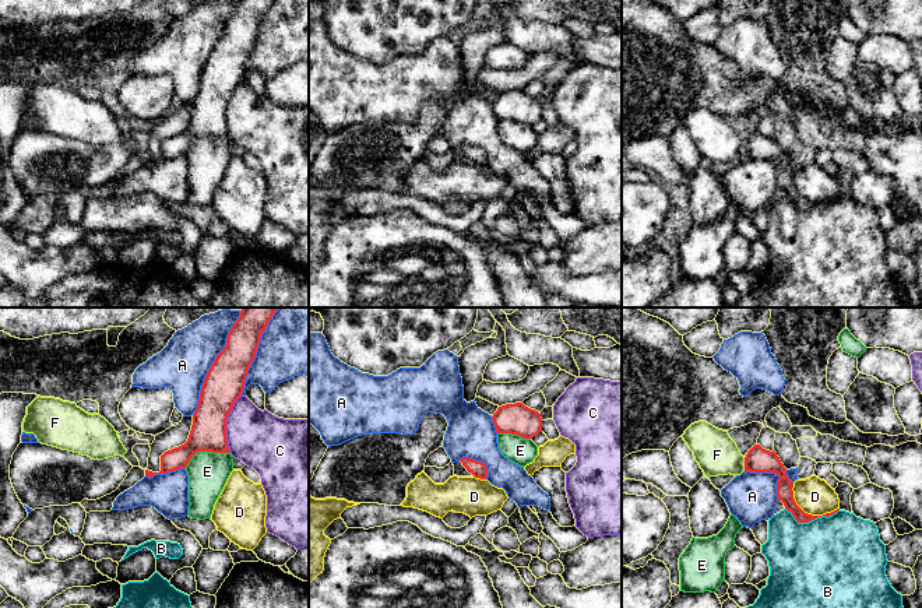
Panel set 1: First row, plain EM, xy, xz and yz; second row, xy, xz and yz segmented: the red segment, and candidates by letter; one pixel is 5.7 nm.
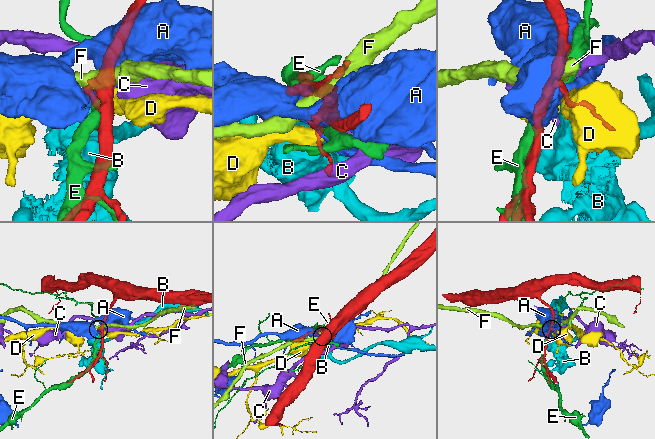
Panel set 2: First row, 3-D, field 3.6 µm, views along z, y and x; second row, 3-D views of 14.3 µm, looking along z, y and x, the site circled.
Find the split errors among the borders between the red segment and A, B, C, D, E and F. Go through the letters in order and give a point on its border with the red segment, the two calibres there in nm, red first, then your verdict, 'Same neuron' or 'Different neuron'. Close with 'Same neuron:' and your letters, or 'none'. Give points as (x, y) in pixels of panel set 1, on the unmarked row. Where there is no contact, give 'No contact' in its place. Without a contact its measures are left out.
A: Touches red at xy (211, 52). Thickness 220 nm (red) against 300 nm. Different neuron
B: Touches red at yz (812, 206). Thickness 100 nm (red) against 480 nm. Different neuron
C: Touches red at xy (225, 111). Thickness 220 nm (red) against 320 nm. Different neuron
D: Touches red at yz (806, 200). Thickness 100 nm (red) against 220 nm. Different neuron
E: Touches red at xy (206, 137). Thickness 200 nm (red) against 220 nm. Different neuron
F: Touches red at yz (745, 151). Thickness 140 nm (red) against 240 nm. Different neuron
Same neuron: none

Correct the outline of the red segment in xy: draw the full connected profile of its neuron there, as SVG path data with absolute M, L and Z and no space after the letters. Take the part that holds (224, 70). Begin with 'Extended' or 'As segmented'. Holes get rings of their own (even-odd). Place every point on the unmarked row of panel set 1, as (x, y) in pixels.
As segmented. M240 0L228 21L225 35L204 66L187 129L165 138L161 143L161 158L145 157L147 164L186 155L197 138L230 140L226 106L243 80L247 57L272 3L274 0Z

